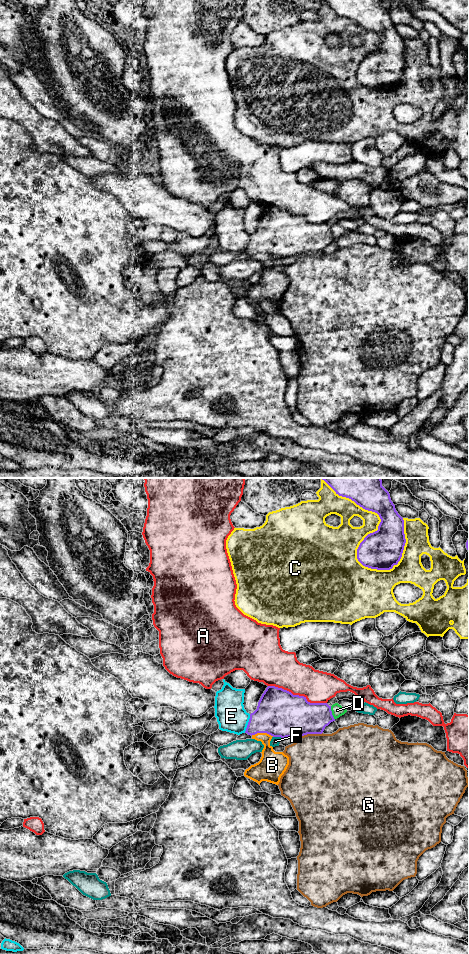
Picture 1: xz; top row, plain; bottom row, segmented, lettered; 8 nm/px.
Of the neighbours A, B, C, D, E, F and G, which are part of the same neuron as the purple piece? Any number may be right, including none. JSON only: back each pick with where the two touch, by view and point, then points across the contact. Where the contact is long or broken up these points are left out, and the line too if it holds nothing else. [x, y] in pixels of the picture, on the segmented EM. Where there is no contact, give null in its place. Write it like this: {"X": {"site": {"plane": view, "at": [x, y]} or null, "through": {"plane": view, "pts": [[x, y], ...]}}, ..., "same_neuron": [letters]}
{"same_neuron": []}

